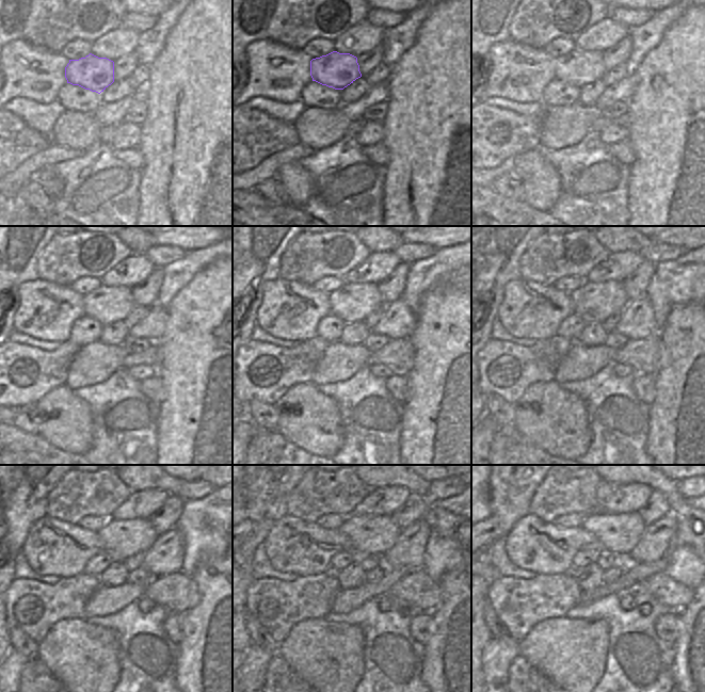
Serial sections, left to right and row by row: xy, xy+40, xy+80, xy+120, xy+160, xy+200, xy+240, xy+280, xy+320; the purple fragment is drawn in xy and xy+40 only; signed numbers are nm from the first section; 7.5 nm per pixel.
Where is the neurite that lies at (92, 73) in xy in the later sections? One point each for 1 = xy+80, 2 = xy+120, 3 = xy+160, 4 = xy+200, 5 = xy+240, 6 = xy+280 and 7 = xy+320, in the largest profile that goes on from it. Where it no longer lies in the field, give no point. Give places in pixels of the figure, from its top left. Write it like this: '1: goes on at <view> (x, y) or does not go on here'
1: goes on at xy+80 (579, 67)
2: goes on at xy+120 (107, 304)
3: goes on at xy+160 (351, 303)
4: goes on at xy+200 (593, 302)
5: goes on at xy+240 (121, 538)
6: goes on at xy+280 (370, 534)
7: goes on at xy+320 (619, 533)

